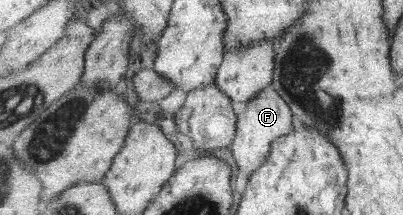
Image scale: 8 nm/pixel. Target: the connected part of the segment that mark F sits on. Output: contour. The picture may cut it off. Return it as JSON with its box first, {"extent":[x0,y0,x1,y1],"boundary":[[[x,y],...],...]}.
{"extent":[231,85,294,177],"boundary":[[[271,85],[263,92],[259,92],[252,100],[249,100],[246,105],[241,102],[234,103],[236,108],[237,117],[240,119],[237,124],[236,139],[231,145],[231,153],[237,163],[238,171],[243,171],[245,175],[250,177],[264,164],[266,157],[272,151],[272,143],[281,136],[287,135],[292,132],[294,128],[294,113],[288,102],[285,101],[284,97]]]}

